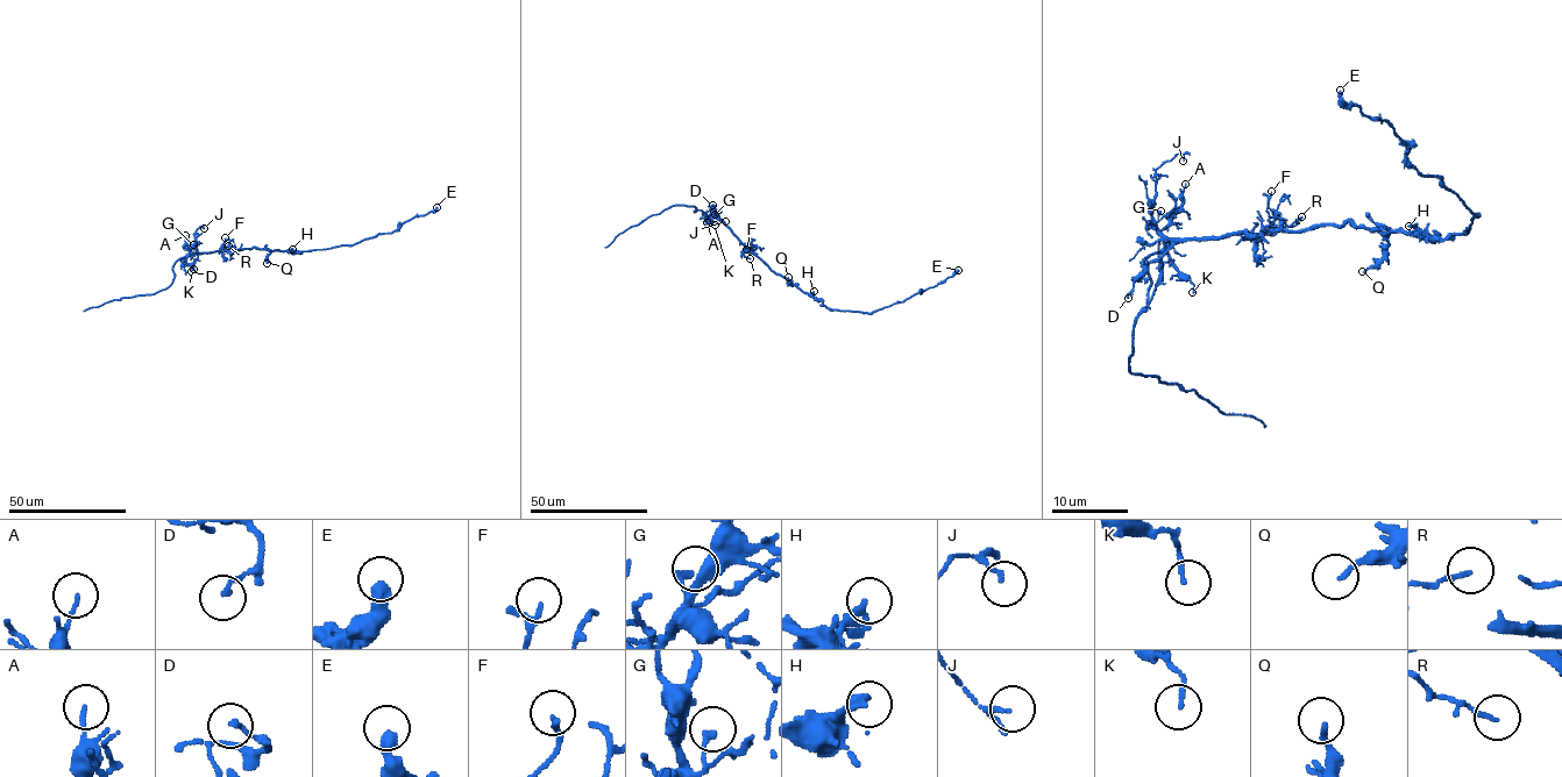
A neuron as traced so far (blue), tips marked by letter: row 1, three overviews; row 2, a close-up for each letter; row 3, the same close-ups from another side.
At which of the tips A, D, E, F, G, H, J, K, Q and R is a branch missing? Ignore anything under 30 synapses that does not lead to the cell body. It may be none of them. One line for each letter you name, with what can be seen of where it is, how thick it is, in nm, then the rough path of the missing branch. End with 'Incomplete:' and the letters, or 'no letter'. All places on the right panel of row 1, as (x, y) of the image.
Incomplete: no letter

